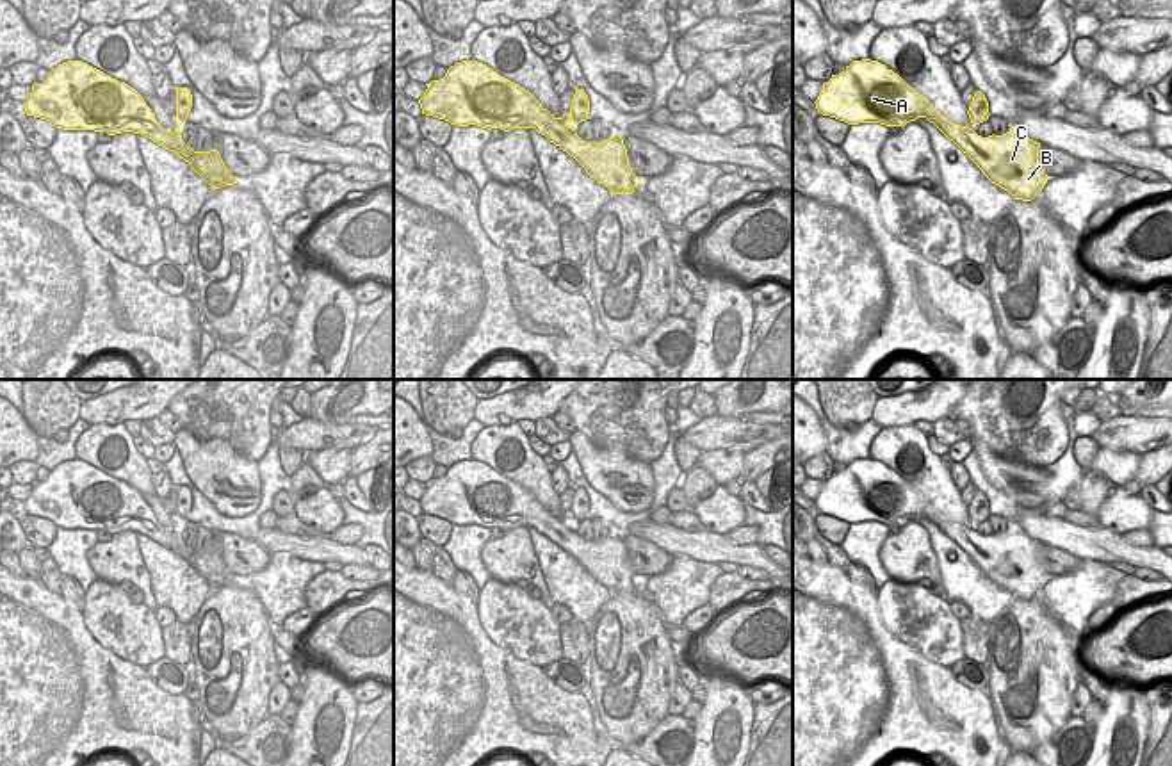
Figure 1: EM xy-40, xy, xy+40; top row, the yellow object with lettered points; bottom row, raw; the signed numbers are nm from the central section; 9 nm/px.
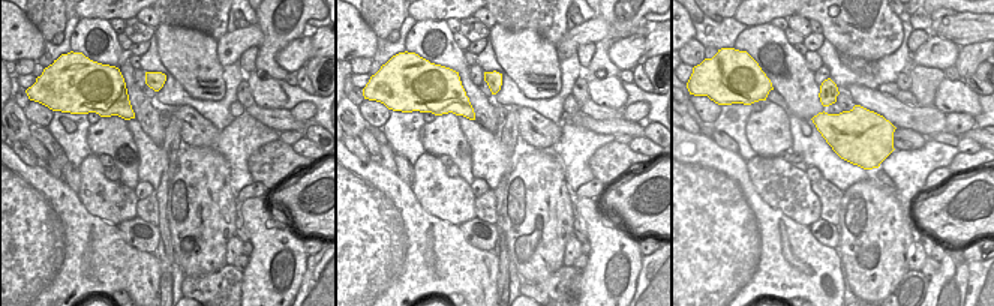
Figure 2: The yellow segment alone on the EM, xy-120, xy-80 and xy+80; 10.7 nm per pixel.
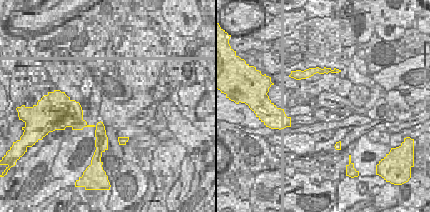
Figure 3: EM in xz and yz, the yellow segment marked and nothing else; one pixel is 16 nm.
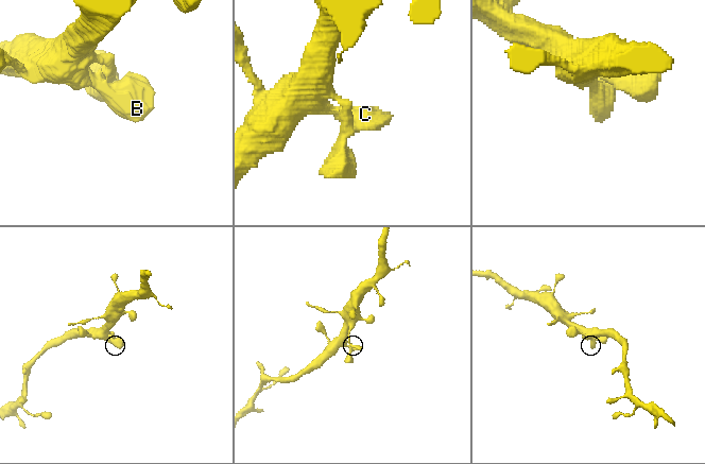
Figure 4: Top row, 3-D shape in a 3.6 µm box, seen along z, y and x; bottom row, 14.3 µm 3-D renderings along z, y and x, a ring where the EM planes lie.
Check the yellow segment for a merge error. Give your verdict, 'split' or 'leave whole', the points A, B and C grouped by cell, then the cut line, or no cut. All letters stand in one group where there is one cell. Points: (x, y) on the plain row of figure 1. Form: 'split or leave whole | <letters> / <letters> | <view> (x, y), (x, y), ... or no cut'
leave whole | A B C | no cut

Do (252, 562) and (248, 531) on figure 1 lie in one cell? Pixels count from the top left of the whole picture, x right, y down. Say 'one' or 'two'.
two

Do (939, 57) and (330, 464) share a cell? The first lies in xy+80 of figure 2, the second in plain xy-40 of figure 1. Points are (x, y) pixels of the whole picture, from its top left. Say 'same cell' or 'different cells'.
same cell

